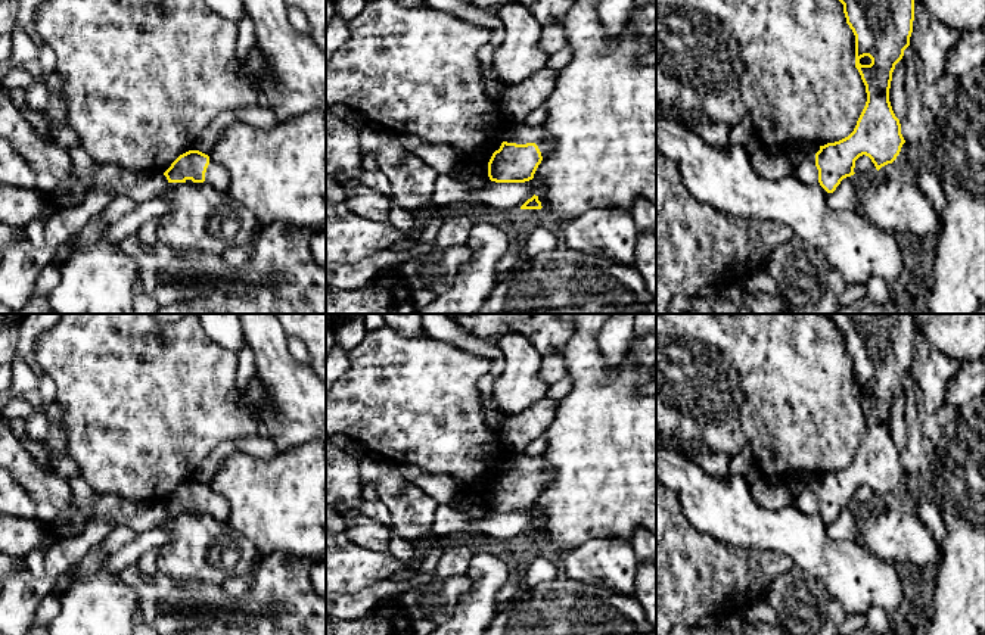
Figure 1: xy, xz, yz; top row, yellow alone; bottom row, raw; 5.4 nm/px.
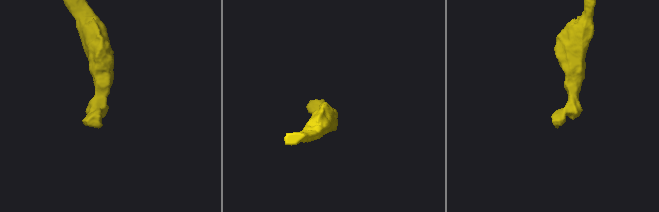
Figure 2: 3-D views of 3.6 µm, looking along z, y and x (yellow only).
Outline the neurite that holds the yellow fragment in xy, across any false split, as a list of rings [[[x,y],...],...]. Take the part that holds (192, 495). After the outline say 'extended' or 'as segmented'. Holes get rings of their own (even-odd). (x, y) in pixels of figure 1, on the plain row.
[[[196,477],[183,482],[164,505],[168,513],[208,514],[224,525],[230,516],[229,501],[215,494],[209,483],[202,483]]]; extended

